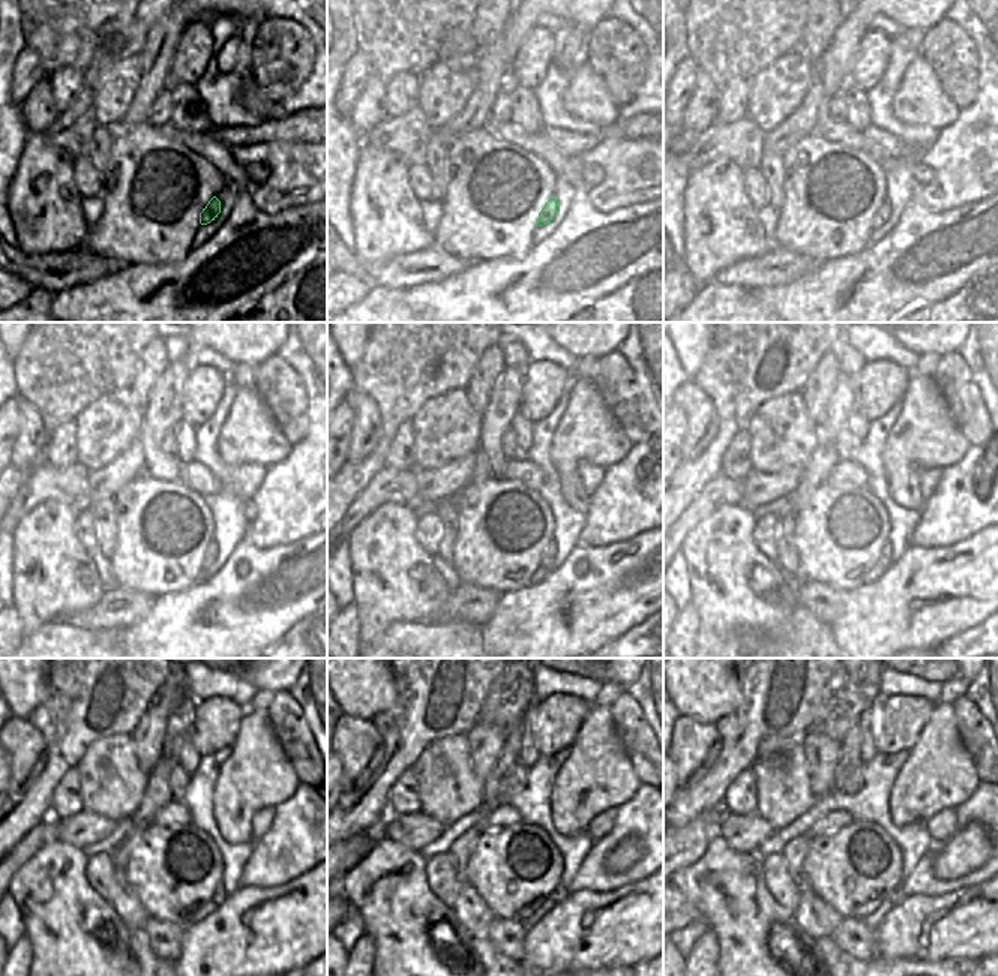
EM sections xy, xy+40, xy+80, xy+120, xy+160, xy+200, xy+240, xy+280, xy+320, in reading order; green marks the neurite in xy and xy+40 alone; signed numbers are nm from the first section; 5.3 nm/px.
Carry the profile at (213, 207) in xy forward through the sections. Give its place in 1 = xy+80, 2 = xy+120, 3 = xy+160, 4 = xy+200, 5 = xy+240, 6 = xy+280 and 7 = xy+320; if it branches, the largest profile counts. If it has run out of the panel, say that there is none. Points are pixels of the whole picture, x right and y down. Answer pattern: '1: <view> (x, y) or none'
1: xy+80 (883, 215)
2: xy+120 (210, 552)
3: xy+160 (550, 550)
4: xy+200 (884, 558)
5: xy+240 (219, 895)
6: xy+280 (559, 894)
7: xy+320 (896, 897)

